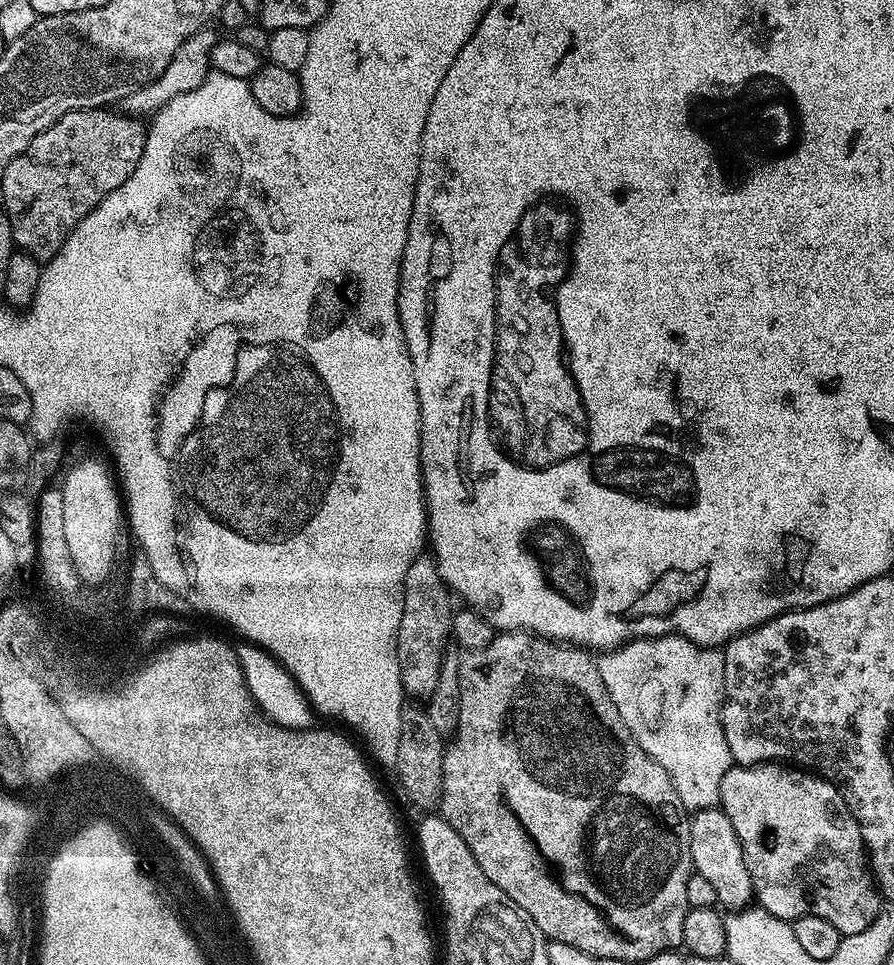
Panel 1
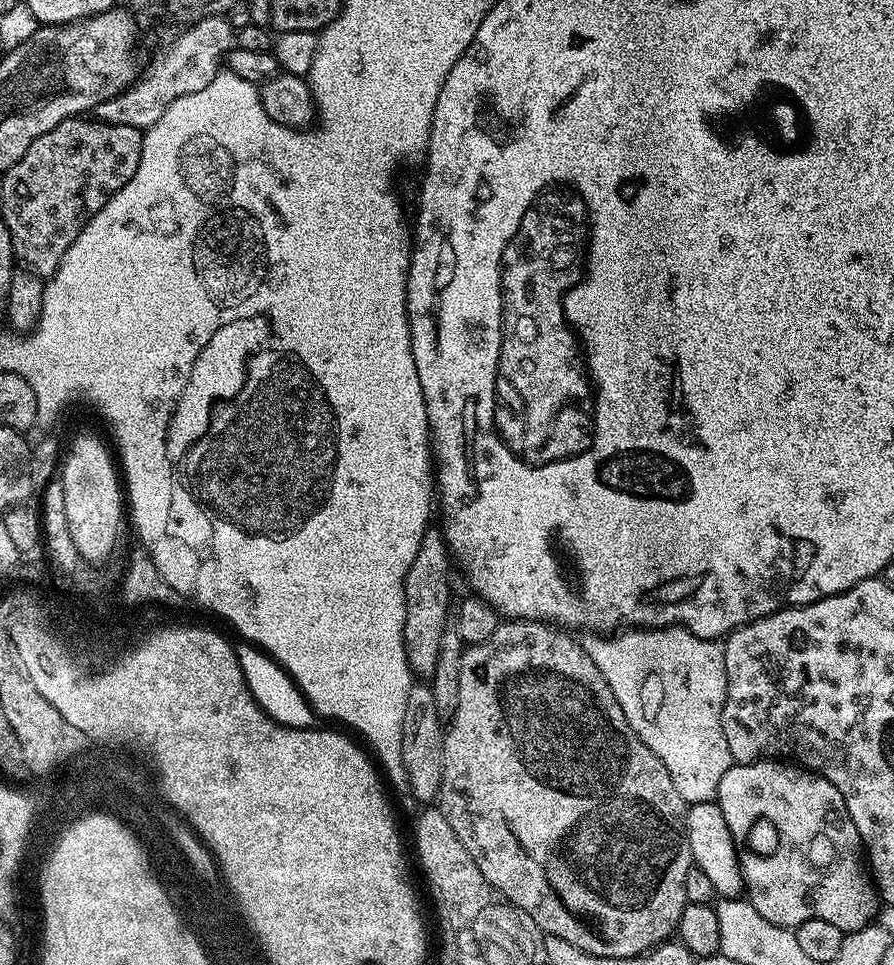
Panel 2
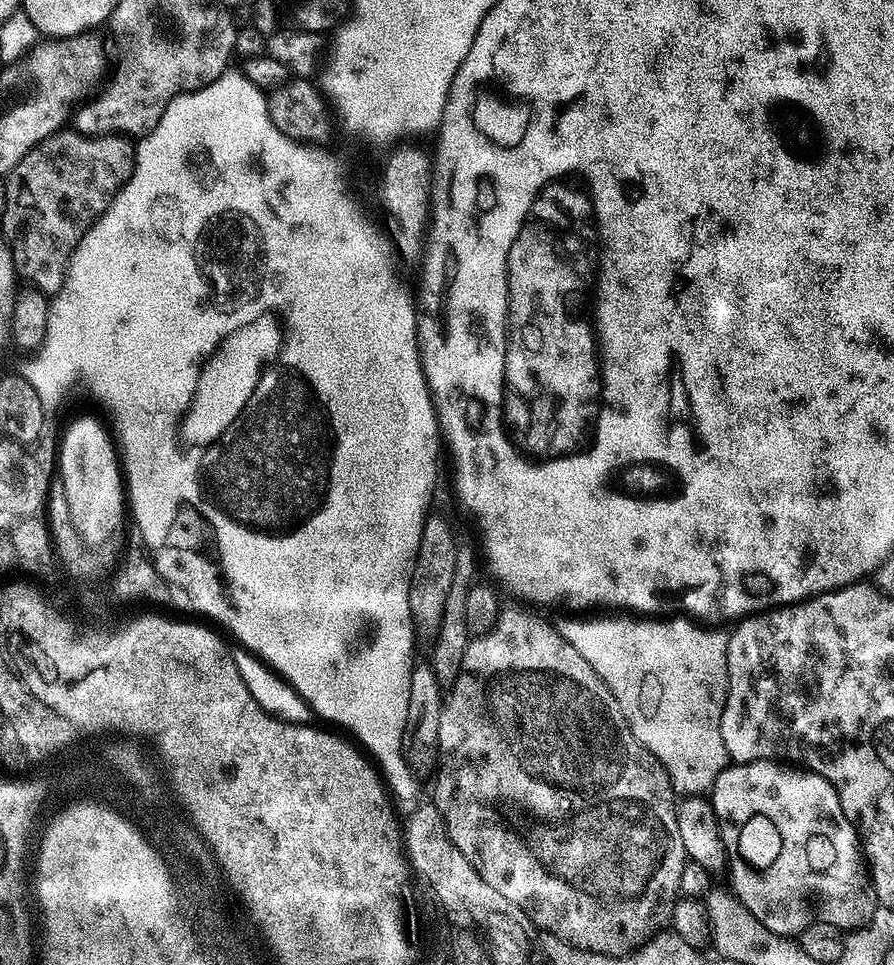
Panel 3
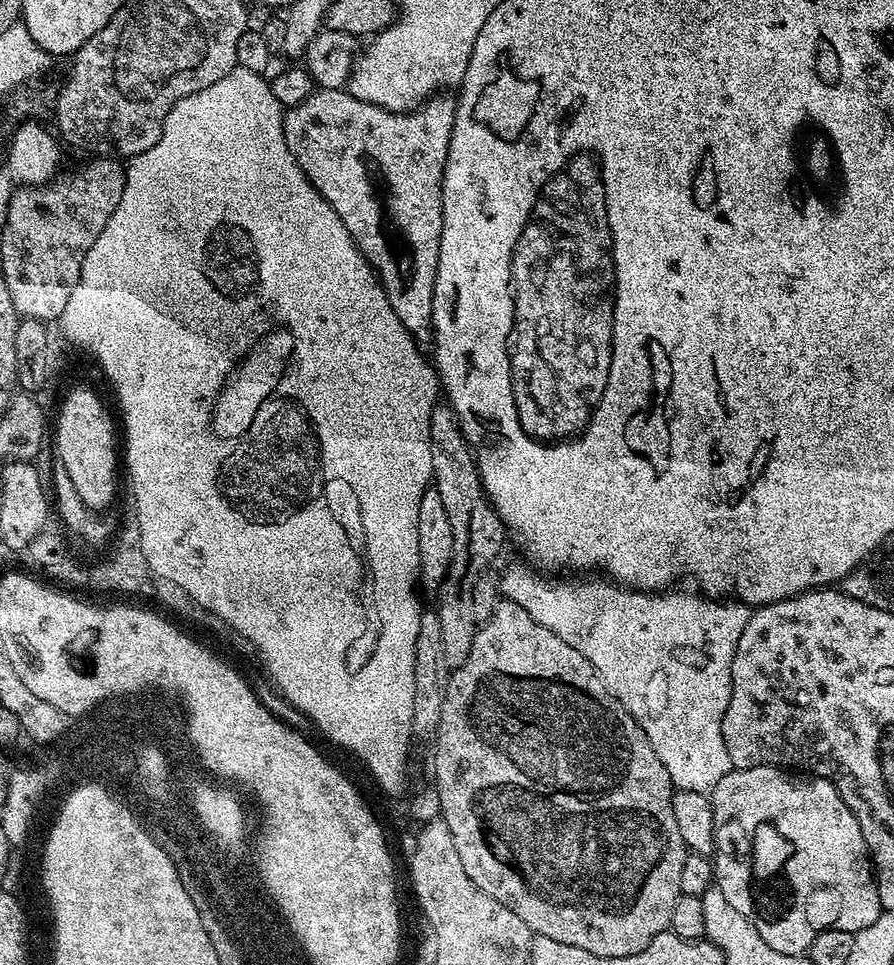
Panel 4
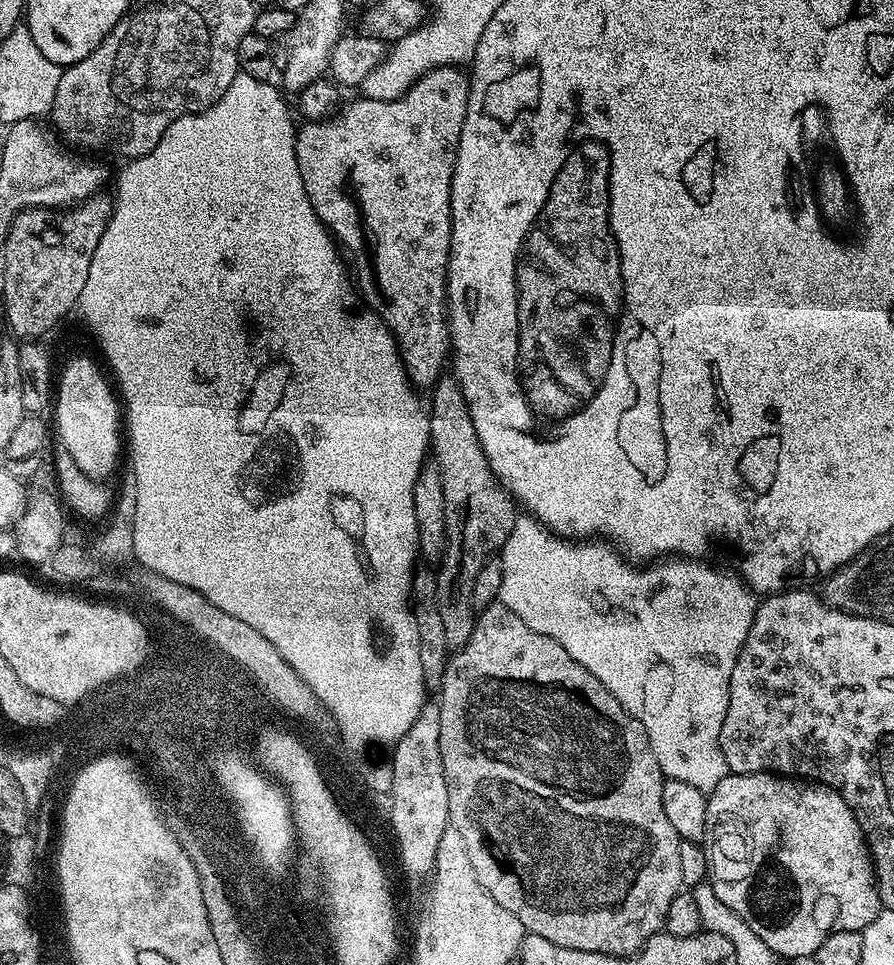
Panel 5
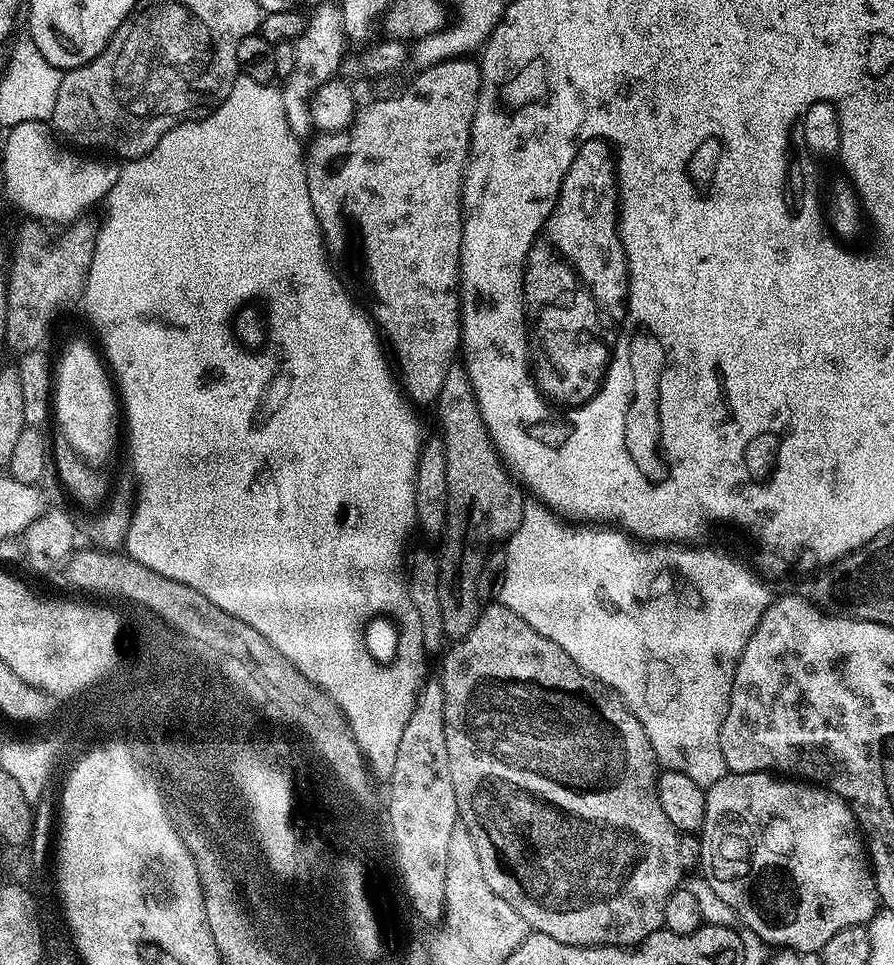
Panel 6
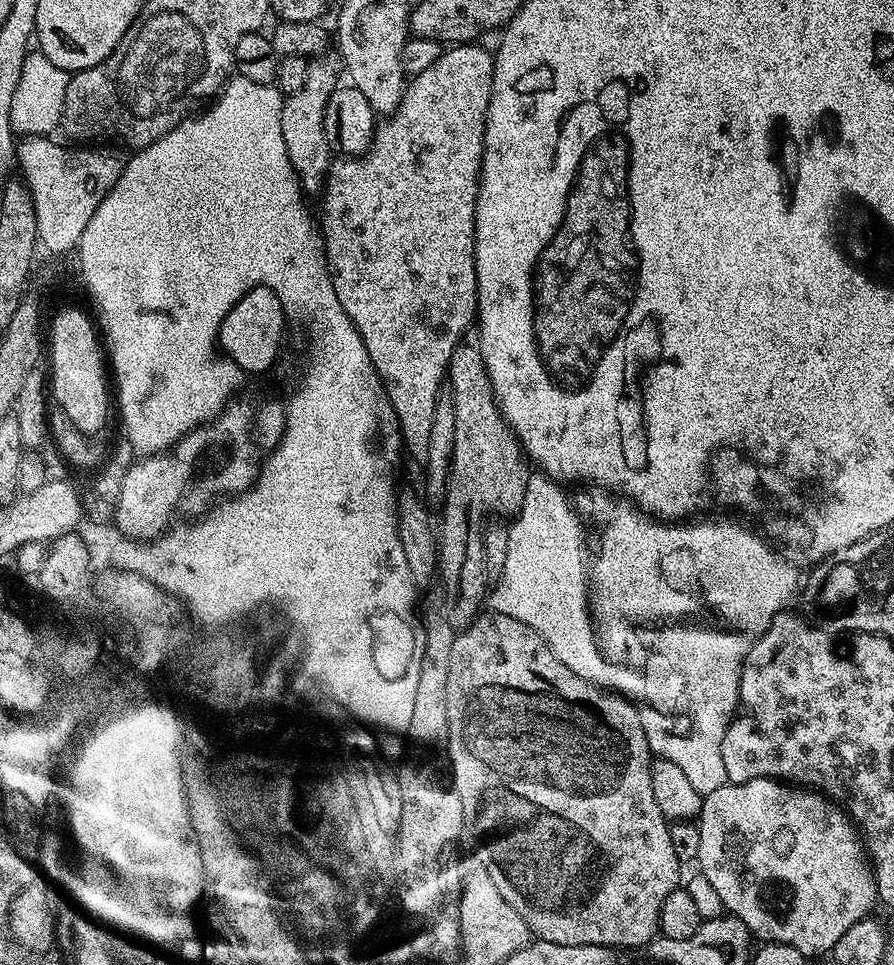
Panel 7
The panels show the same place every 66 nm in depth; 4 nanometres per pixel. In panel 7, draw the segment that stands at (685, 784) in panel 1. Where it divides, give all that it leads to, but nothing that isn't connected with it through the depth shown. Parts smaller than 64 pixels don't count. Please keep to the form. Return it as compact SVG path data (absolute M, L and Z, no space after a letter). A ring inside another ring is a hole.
M529 475L526 498L508 529L510 546L506 549L506 570L495 581L493 588L496 589L493 592L491 589L490 592L491 611L518 618L518 622L534 629L547 642L550 650L554 650L558 659L566 662L570 670L574 670L574 674L586 678L591 684L615 690L639 706L644 733L653 753L661 760L675 762L686 774L686 779L694 785L694 790L698 790L703 797L709 796L714 790L718 790L718 786L728 783L726 765L722 763L722 738L736 715L740 702L740 679L746 654L750 654L754 642L758 642L758 638L766 634L774 617L785 611L787 604L784 603L795 592L797 595L796 568L791 564L793 561L783 560L779 556L781 553L763 535L755 536L750 529L743 528L740 524L731 524L728 520L700 518L695 522L665 522L650 518L648 513L641 512L631 500L599 486L588 486L585 487L588 488L585 492L572 493L563 492L560 488L563 487L550 476Z

